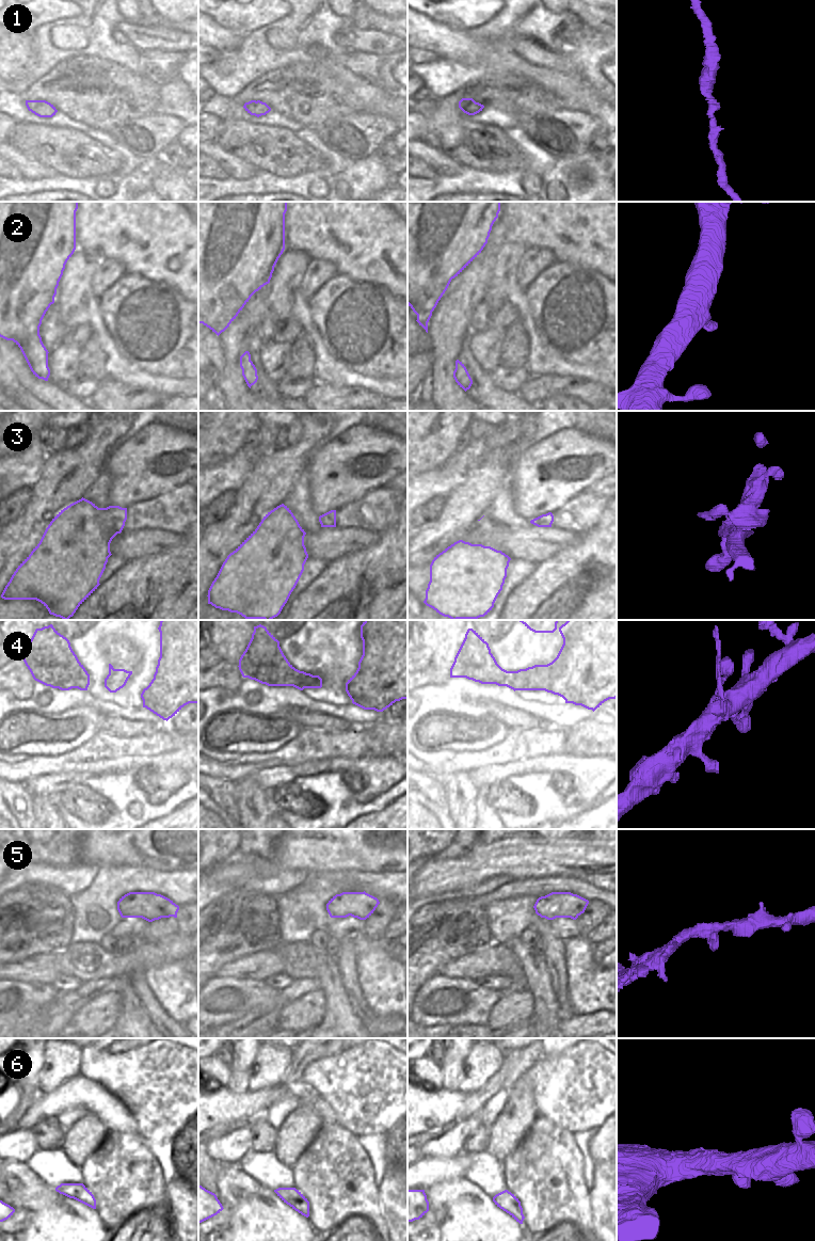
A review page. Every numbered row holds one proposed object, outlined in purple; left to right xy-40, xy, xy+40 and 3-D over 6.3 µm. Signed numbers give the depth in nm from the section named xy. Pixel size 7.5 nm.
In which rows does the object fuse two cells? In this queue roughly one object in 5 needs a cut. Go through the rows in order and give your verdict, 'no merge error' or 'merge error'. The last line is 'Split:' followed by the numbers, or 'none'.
1: no merge error
2: no merge error
3: no merge error
4: no merge error
5: no merge error
6: no merge error
Split: none

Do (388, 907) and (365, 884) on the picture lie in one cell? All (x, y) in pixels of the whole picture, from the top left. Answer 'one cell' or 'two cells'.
two cells

